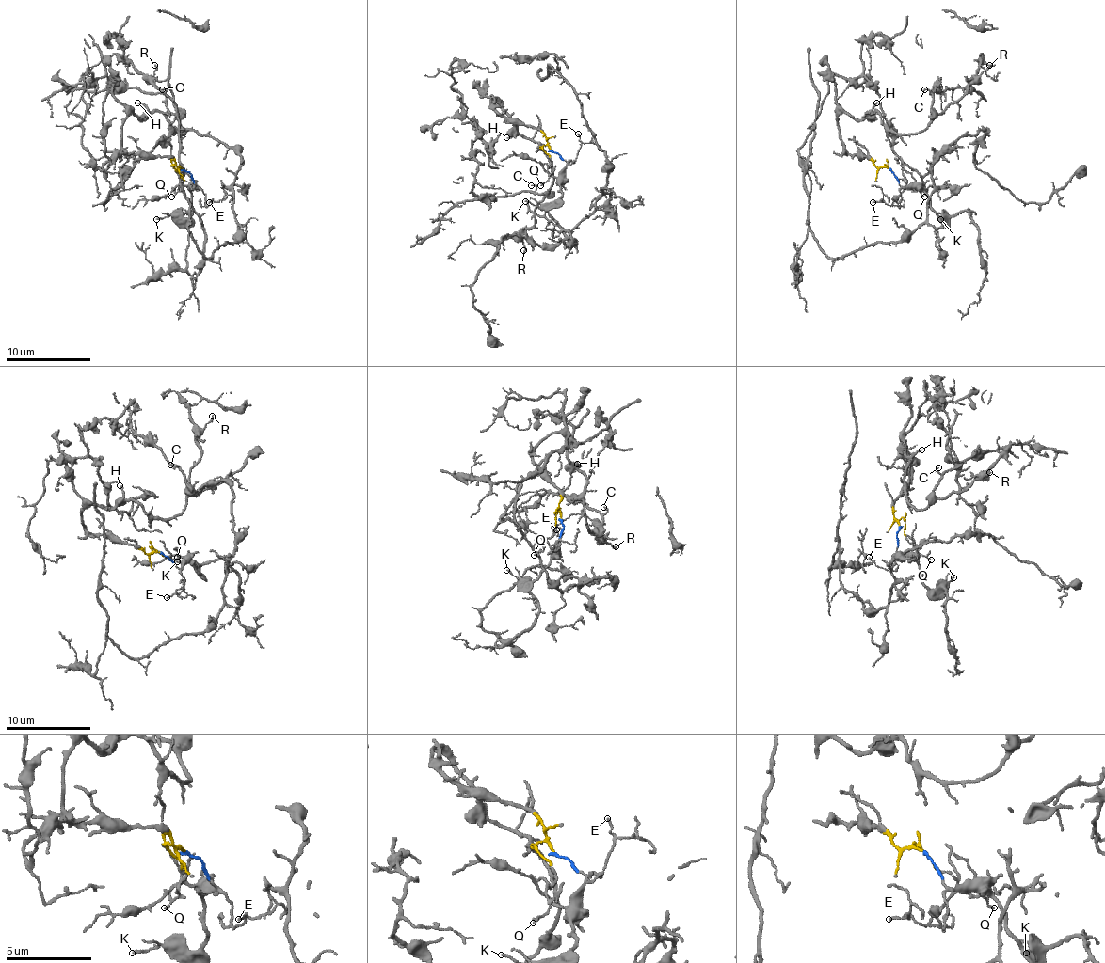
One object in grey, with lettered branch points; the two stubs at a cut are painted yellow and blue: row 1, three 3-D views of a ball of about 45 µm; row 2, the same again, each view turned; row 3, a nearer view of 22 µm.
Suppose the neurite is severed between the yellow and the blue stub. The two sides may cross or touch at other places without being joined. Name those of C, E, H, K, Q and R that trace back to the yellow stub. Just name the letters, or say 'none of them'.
C, H, Q, R

